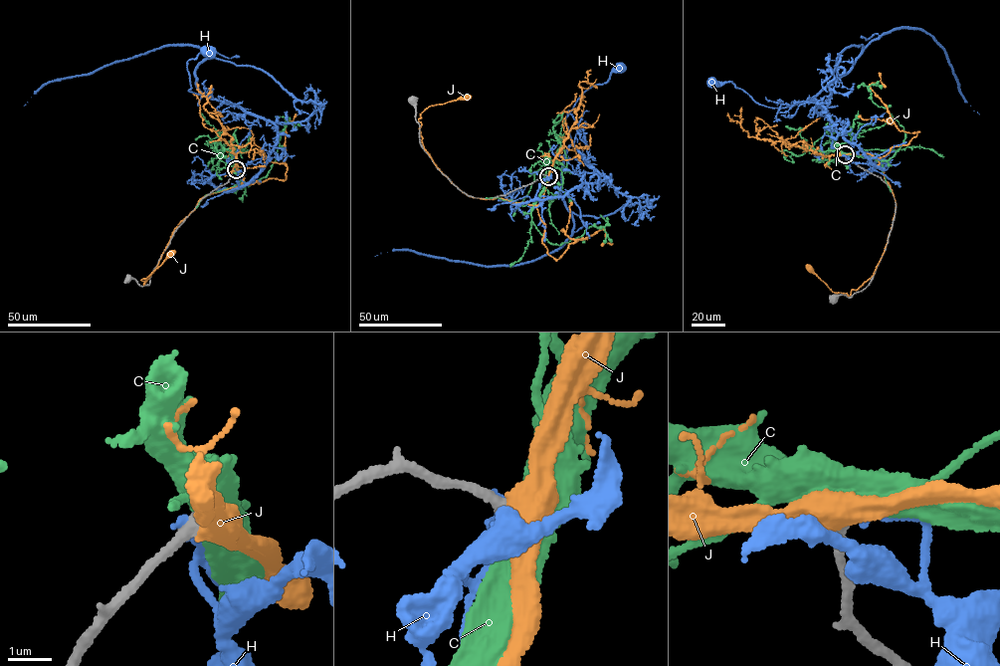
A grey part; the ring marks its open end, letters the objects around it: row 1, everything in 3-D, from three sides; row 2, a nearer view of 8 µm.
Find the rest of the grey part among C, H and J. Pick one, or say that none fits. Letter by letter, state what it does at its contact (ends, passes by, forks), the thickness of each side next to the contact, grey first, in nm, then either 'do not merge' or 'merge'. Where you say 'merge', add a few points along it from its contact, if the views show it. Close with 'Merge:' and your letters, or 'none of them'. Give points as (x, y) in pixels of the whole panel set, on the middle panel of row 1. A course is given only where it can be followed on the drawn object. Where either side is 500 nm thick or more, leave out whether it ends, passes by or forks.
C: 400 nm thick on the grey side, 600 nm on the other; do not merge
H: it ends there; 400 nm thick on the grey side, 200 nm on the other; do not merge
J: 400 nm thick on the grey side, 500 nm on the other; do not merge
Merge: none of them

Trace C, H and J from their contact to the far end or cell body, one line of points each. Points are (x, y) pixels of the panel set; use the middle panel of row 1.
C: (547, 176), (531, 216), (535, 228), (551, 244), (567, 242), (591, 226), (601, 228), (607, 223), (600, 214)
H: (547, 175), (536, 197), (559, 197), (606, 178), (574, 144), (565, 118), (584, 92), (606, 83), (621, 67)
J: (547, 176), (543, 201), (535, 205), (474, 198), (453, 184), (425, 149), (418, 120), (428, 107), (466, 97)

